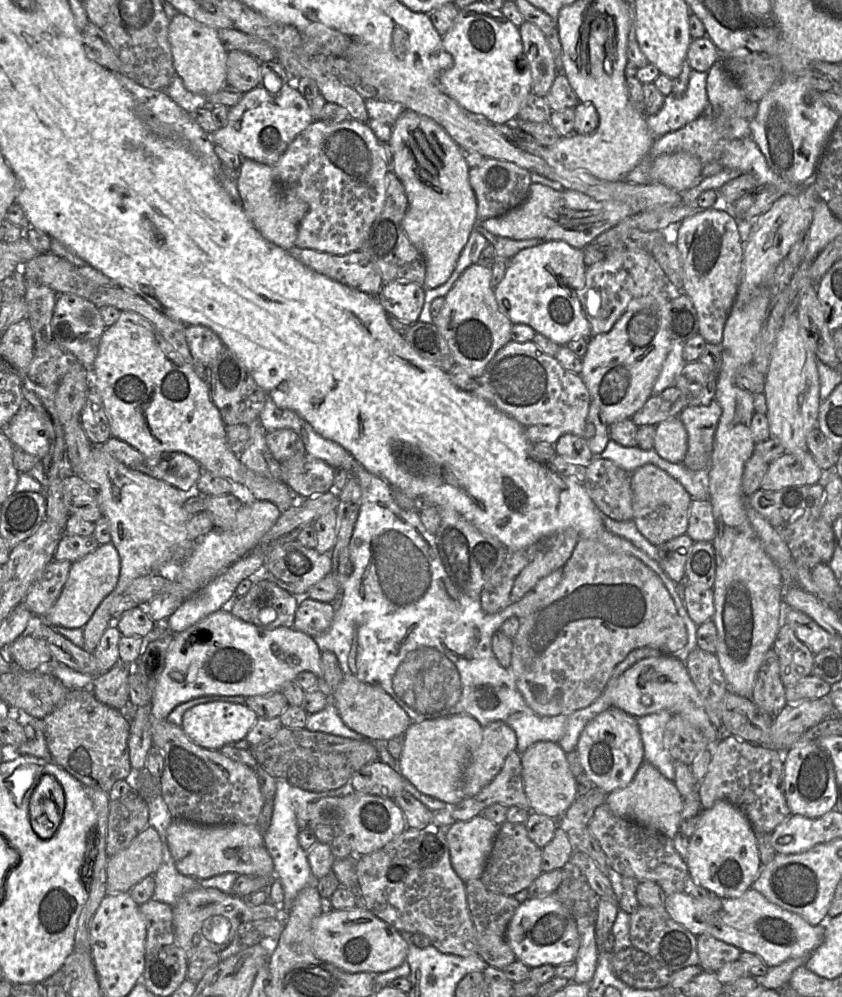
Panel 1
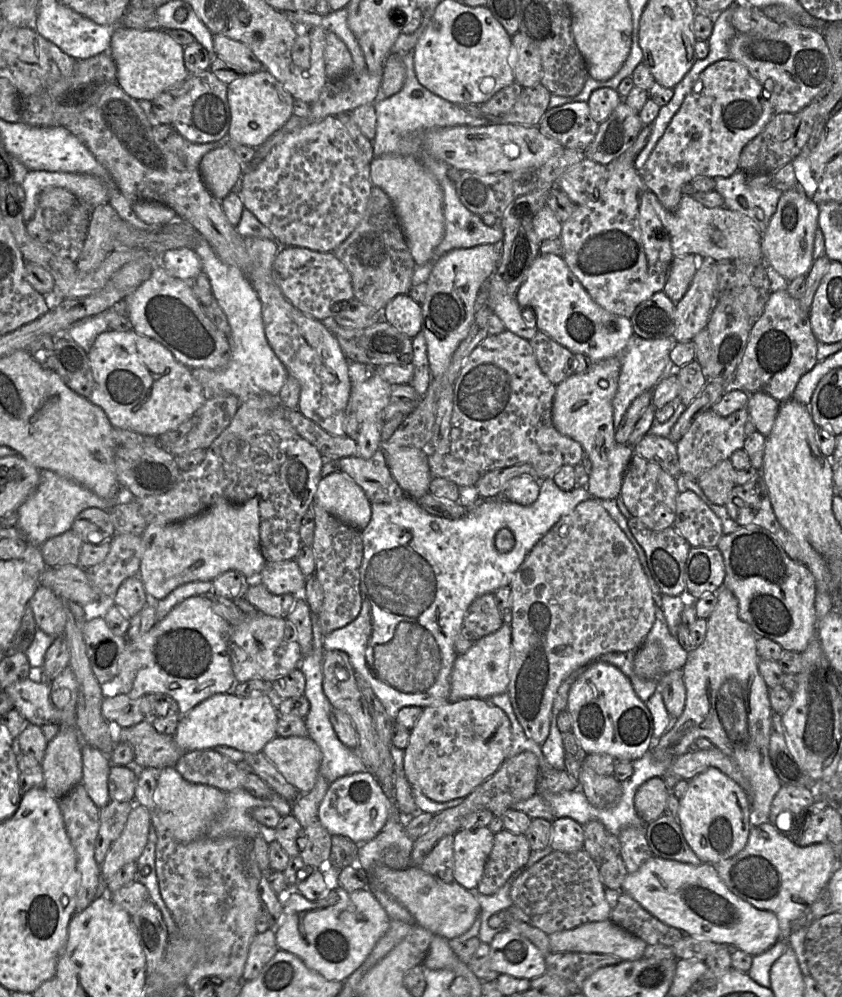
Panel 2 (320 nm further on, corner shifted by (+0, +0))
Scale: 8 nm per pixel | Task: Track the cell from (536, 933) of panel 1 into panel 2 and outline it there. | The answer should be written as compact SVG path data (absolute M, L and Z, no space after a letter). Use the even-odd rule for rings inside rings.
M504 930L490 943L491 968L515 978L535 979L546 973L545 955L526 937Z

